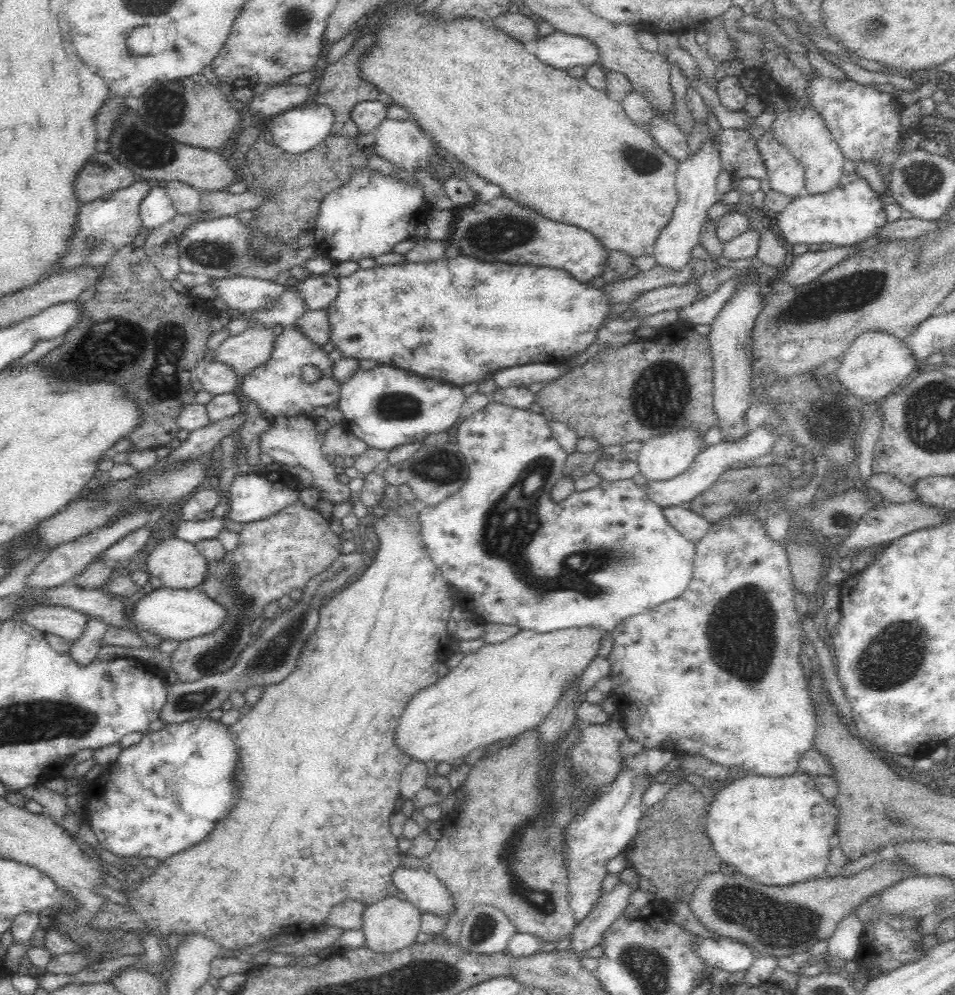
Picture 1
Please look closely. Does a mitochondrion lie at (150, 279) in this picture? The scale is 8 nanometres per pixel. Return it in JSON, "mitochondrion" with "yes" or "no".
{"mitochondrion":"no"}

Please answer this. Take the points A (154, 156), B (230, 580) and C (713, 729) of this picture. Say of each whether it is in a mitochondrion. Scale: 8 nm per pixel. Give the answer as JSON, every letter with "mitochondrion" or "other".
{"A":"mitochondrion","B":"mitochondrion","C":"other"}

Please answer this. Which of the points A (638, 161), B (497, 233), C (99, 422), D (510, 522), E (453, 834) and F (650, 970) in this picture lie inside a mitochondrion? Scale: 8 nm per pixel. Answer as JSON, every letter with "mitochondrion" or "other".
{"A":"mitochondrion","B":"mitochondrion","C":"other","D":"mitochondrion","E":"other","F":"mitochondrion"}

